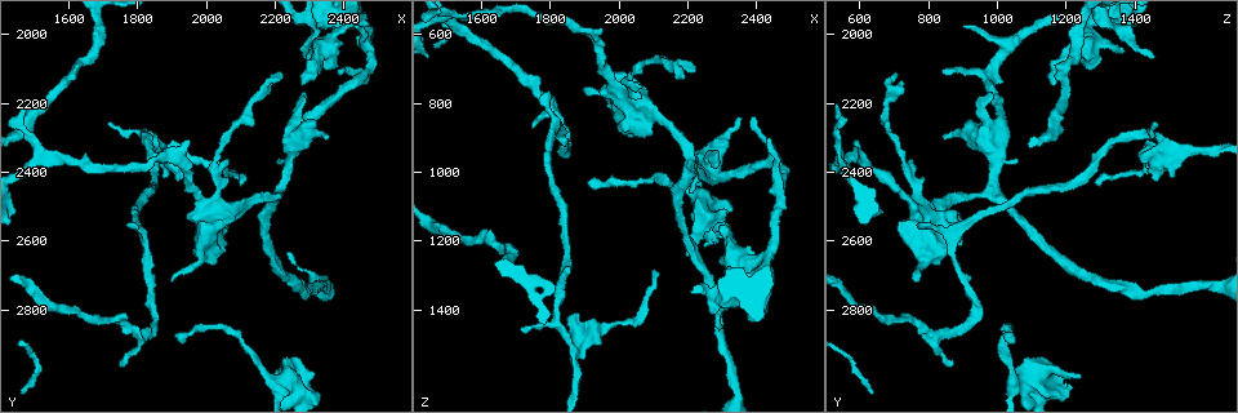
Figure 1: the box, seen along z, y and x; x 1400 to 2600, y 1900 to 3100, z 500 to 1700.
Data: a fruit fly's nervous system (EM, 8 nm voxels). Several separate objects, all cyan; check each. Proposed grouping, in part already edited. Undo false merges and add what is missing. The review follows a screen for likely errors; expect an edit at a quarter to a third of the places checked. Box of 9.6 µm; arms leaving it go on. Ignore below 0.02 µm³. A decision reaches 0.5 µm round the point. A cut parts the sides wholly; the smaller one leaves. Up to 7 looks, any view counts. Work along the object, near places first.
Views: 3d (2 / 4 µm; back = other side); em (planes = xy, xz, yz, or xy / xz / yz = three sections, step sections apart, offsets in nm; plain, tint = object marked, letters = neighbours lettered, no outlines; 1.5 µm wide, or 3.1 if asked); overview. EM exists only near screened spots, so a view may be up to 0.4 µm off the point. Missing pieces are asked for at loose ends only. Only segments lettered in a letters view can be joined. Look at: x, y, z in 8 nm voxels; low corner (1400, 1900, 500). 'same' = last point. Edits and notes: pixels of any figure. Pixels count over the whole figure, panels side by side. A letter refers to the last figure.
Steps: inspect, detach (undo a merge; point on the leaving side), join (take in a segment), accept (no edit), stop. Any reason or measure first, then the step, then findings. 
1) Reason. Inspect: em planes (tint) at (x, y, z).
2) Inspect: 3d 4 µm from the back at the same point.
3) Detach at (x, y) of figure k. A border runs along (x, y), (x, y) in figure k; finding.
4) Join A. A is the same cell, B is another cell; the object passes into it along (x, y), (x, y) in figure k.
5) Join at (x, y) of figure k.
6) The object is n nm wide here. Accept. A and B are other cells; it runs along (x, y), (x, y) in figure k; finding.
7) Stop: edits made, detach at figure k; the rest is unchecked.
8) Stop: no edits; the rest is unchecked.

Branch stops here. Inspect: 3d 2 µm at (2280, 2130, 1170).

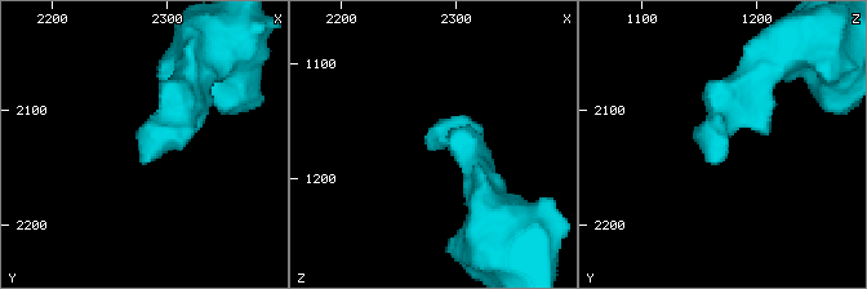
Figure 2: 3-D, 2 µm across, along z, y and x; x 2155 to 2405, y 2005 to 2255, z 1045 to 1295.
Shape alone is not enough. Inspect: em yz step 8 (tint) at (2280, 2138, 1174).

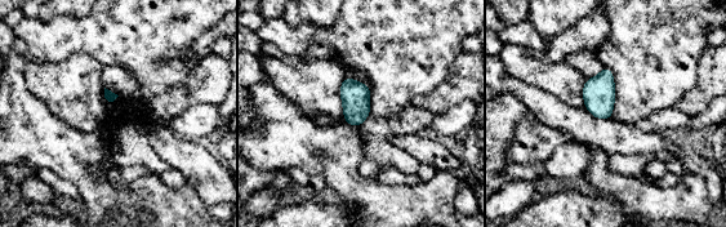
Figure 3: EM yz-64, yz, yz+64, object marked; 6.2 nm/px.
What lies round it. Inspect: em yz step 8 (letters) at the same point.

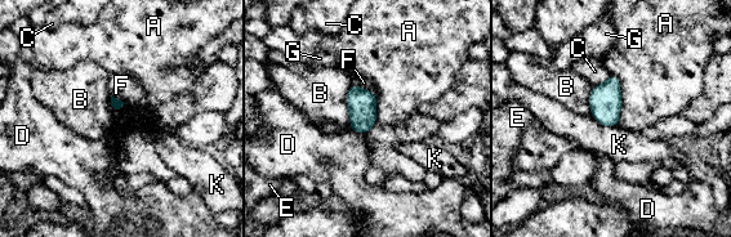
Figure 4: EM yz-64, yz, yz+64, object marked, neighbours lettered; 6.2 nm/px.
The longest contact is with A, 340 nm. Accept. A, B, C, D, E, F, G and K are other cells; a border runs along (610, 74), (620, 92), (615, 126) in figure 4; none of them fits.

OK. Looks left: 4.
Long arm stops here. Inspect: 3d 4 µm at (2220, 2120, 700).

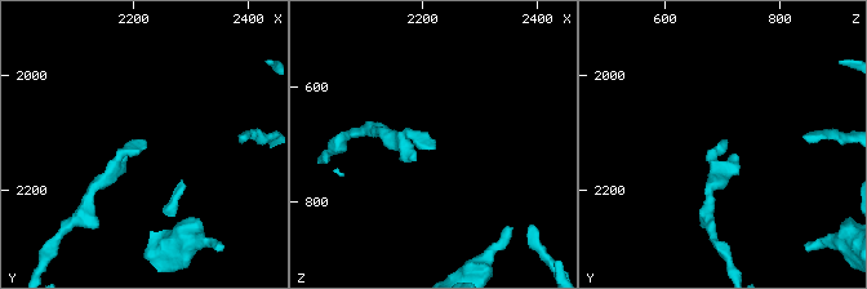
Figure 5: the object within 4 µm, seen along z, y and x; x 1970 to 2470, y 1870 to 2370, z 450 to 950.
Inspect: em planes (letters) at (2230, 2125, 705).

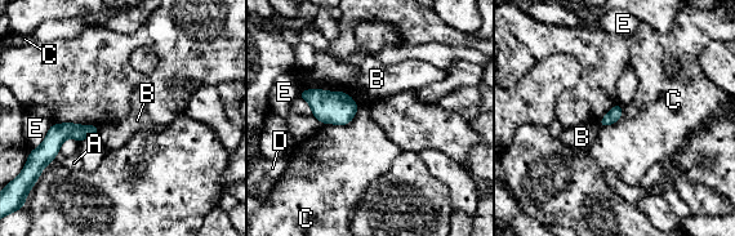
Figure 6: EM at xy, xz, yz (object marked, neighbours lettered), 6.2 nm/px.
The longest contact is with C, 260 nm. Accept. A, B, C, D and E are other cells; a border runs along (359, 103), (348, 123), (323, 124) in figure 6; no lettered segment goes on from it.

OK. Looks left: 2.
Stop: no edits; the rest is unchecked.

